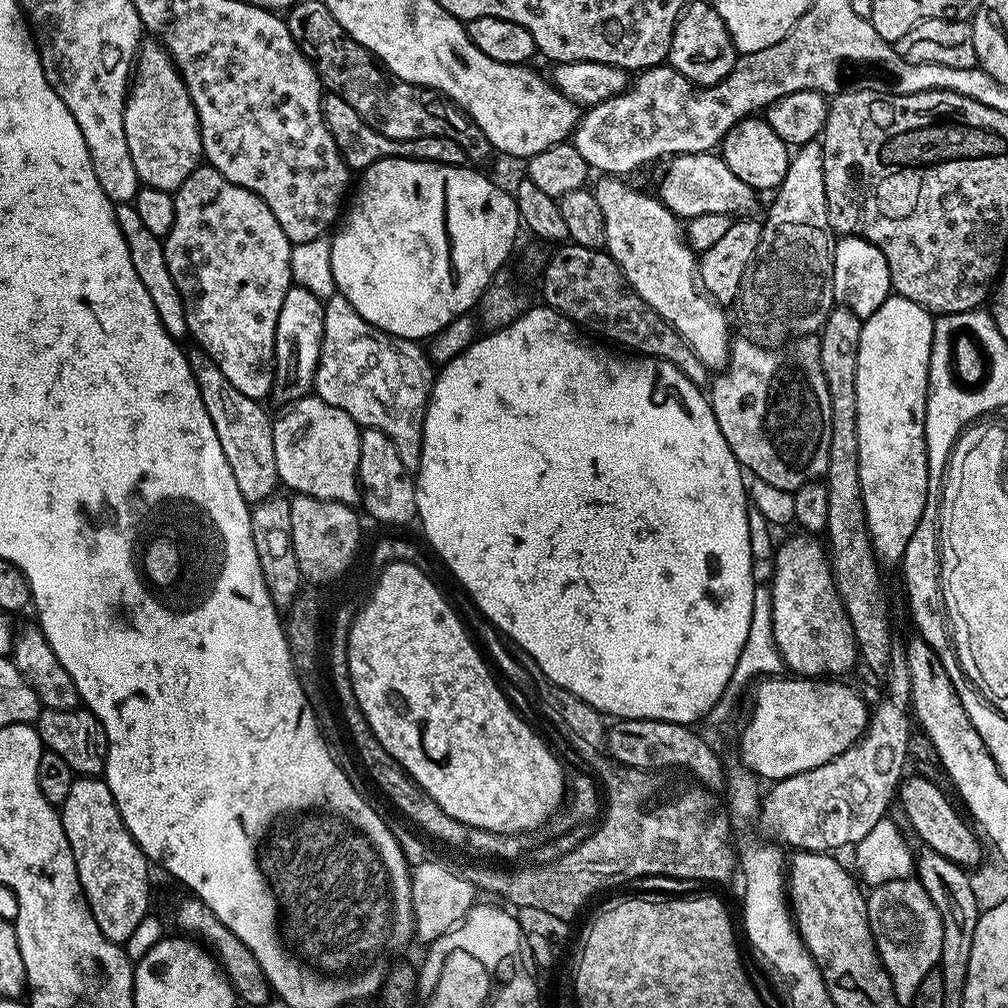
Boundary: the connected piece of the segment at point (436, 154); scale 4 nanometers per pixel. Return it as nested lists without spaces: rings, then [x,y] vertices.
[[[324,92],[324,101],[322,102],[322,114],[342,158],[348,164],[349,169],[363,170],[370,167],[374,162],[382,158],[397,156],[407,160],[421,160],[431,164],[445,164],[446,166],[461,167],[465,163],[466,157],[462,146],[450,138],[414,138],[413,140],[395,140],[386,138],[386,134],[378,134],[359,114],[338,94],[333,92]]]

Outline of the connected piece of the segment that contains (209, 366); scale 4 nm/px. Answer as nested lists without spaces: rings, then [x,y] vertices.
[[[189,347],[186,355],[198,382],[202,402],[206,402],[206,414],[210,414],[210,422],[214,422],[218,442],[222,442],[222,454],[226,454],[226,462],[230,462],[234,482],[238,482],[238,490],[242,490],[242,498],[248,505],[258,505],[273,495],[280,484],[278,462],[274,462],[273,417],[264,413],[265,405],[261,401],[246,398],[242,390],[230,386],[226,374],[218,370],[215,362],[202,349]]]

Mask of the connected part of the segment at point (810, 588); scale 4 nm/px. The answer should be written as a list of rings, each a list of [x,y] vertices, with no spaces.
[[[796,534],[774,552],[776,573],[772,576],[770,591],[772,593],[772,629],[774,642],[780,656],[784,659],[785,669],[800,678],[840,678],[843,672],[851,670],[858,664],[856,638],[852,633],[850,618],[842,604],[842,598],[836,589],[832,577],[832,561],[828,558],[827,547],[820,544],[815,535]]]

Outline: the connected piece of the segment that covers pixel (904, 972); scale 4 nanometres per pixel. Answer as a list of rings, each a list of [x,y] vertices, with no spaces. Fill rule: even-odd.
[[[915,878],[891,880],[877,884],[867,893],[868,921],[884,969],[902,1006],[911,1005],[922,978],[940,963],[942,954],[942,918],[930,902],[930,894]]]

